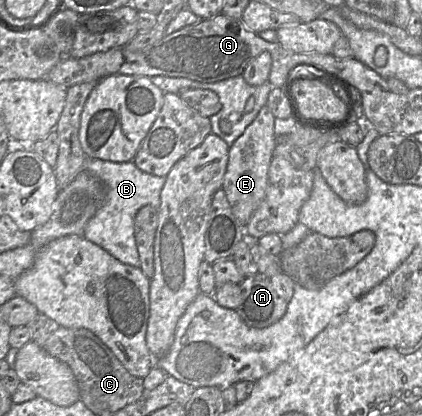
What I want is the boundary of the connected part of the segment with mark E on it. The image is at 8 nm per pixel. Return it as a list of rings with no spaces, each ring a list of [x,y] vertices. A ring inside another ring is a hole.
[[[264,105],[254,121],[229,147],[228,163],[221,188],[225,192],[233,215],[242,226],[247,225],[266,195],[269,166],[277,144],[274,121],[275,117],[271,110]]]

